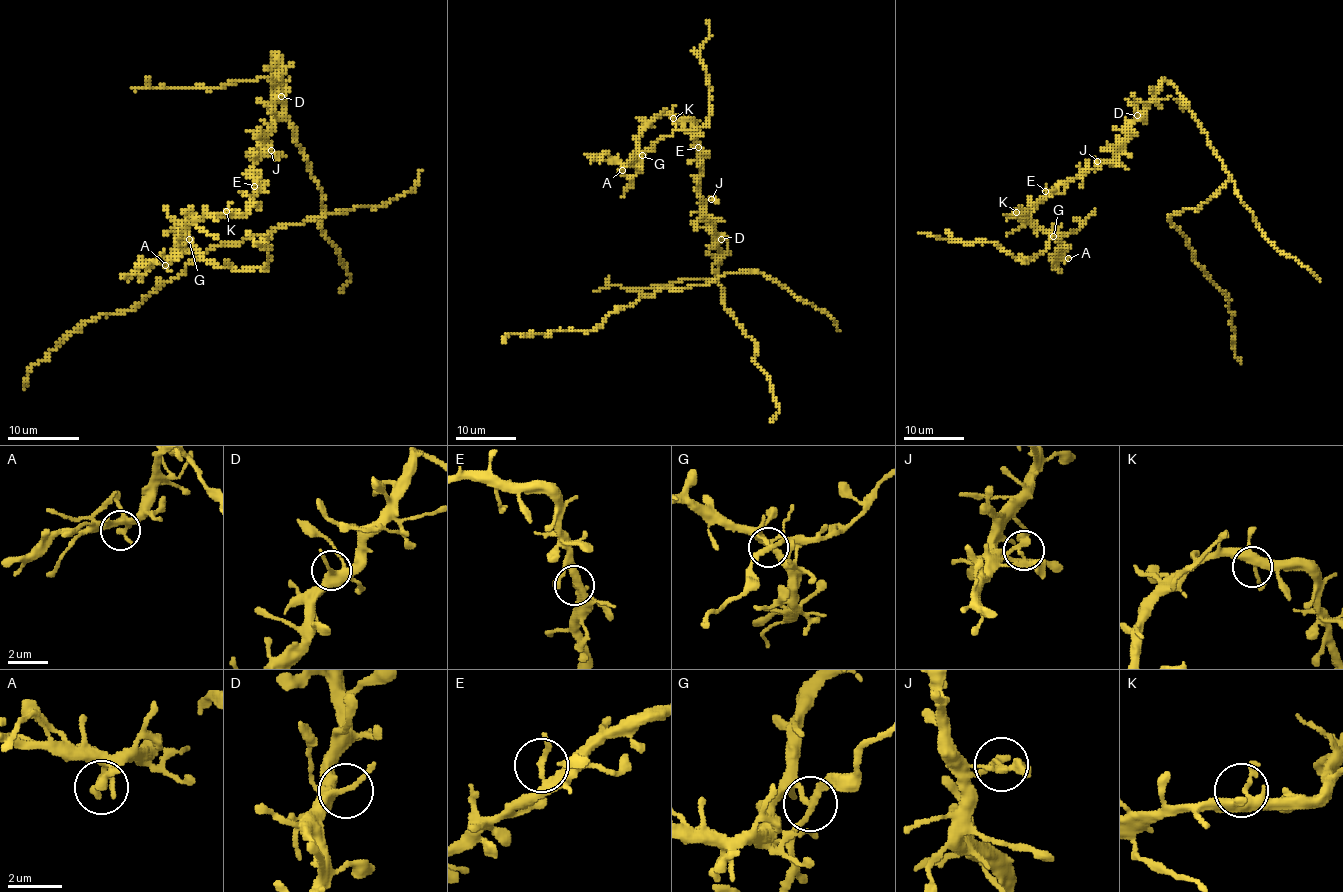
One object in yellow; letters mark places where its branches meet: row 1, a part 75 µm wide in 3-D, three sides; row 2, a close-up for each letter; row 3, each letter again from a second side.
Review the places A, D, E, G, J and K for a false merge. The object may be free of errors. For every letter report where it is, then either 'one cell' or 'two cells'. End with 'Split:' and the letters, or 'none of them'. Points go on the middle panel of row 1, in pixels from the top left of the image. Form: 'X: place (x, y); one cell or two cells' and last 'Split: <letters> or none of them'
A: place (622, 170); one cell
D: place (721, 239); one cell
E: place (698, 147); one cell
G: place (642, 155); two cells
J: place (711, 199); one cell
K: place (673, 118); one cell
Split: G

